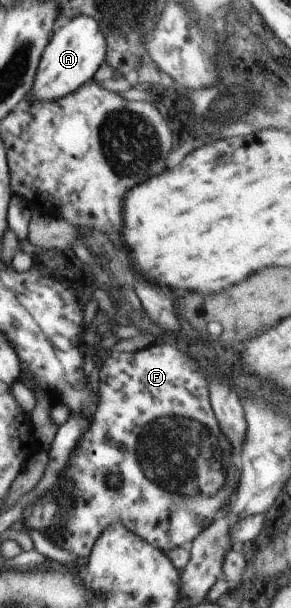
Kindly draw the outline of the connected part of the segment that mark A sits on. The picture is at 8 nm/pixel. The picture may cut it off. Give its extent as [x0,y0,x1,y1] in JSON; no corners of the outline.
[28,16,106,103]

